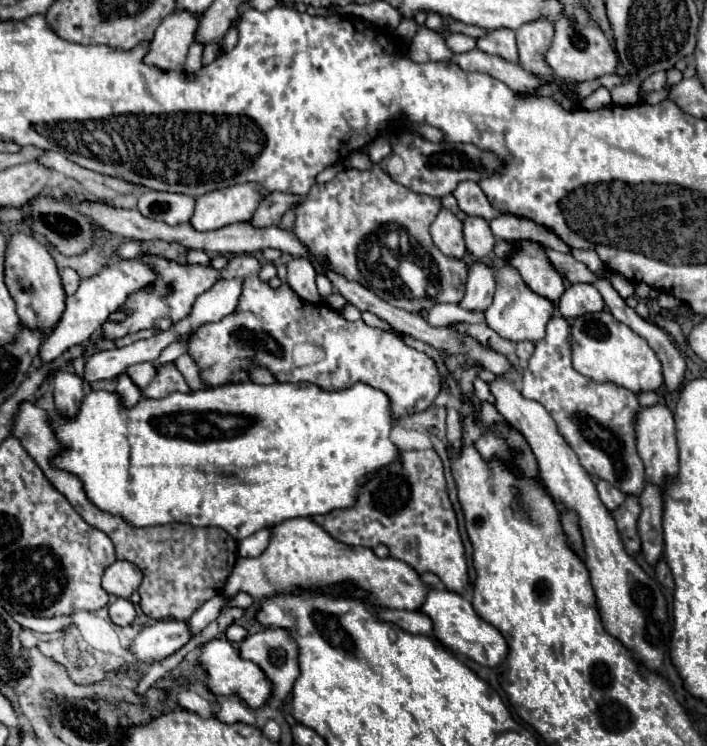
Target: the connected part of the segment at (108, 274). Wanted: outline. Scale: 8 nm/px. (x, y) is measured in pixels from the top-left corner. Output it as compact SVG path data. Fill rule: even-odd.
M138 255L134 259L128 259L128 261L124 261L124 259L122 261L110 261L108 265L102 267L102 271L98 275L82 279L78 291L74 295L66 297L66 311L64 311L58 327L50 333L50 337L40 347L42 363L50 363L56 357L60 357L64 351L68 351L70 347L88 341L90 335L94 331L98 331L100 325L116 309L120 309L132 293L136 293L136 291L152 285L154 281L156 281L156 273L154 273L154 269L152 269L150 263L142 261L142 255Z

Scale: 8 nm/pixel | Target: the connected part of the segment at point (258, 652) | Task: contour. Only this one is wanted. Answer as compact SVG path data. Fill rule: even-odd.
M264 629L260 633L248 635L240 643L238 653L240 653L242 659L248 659L248 661L256 663L264 671L264 675L272 683L272 699L282 703L288 697L288 693L292 691L292 685L294 685L296 677L300 675L300 669L298 669L298 647L294 645L294 639L290 637L290 633L286 633L284 629Z

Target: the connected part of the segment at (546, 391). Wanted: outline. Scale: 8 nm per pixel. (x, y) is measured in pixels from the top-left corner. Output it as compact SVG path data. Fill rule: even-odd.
M552 317L546 325L546 337L536 341L536 349L522 375L522 395L534 399L546 407L558 425L558 431L566 443L576 451L582 467L596 479L604 479L618 487L626 495L640 495L644 489L644 465L636 451L634 441L634 413L640 409L636 395L616 383L596 383L590 377L574 371L570 361L570 325L564 317Z

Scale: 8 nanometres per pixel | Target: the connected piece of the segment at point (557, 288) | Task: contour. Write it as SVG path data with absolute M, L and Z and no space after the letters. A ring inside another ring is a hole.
M522 241L518 245L522 245L522 249L514 253L514 261L510 261L510 265L522 273L522 279L534 293L546 297L552 303L558 303L566 291L562 275L550 265L550 261L546 261L544 249L538 243Z

